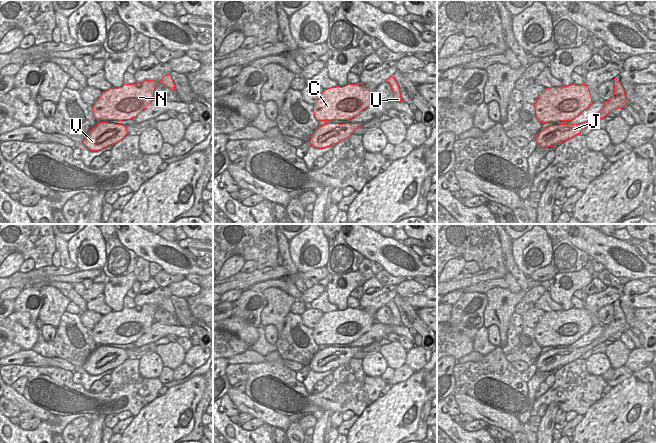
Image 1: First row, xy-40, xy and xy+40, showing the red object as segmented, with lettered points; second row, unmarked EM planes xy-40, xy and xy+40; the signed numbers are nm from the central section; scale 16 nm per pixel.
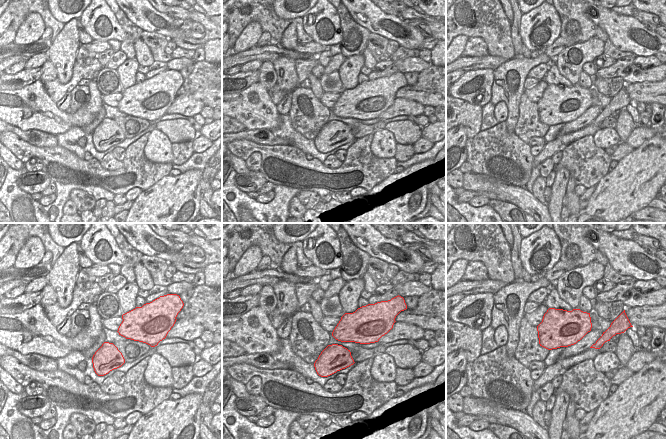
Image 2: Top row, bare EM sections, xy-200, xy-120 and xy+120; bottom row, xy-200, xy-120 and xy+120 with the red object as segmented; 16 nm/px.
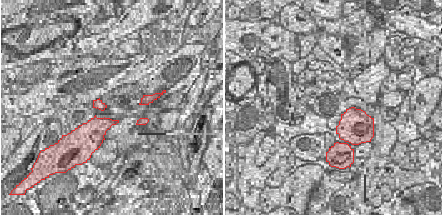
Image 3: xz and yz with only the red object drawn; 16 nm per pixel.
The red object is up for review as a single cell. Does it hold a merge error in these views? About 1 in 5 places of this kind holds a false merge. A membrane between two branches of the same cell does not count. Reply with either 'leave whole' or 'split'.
leave whole

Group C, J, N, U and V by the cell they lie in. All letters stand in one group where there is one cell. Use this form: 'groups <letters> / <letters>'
groups C J N U V

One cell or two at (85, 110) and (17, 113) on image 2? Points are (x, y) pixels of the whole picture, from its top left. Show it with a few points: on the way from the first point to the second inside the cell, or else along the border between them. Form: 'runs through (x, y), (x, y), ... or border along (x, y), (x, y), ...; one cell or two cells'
runs through (68, 118), (34, 116); one cell

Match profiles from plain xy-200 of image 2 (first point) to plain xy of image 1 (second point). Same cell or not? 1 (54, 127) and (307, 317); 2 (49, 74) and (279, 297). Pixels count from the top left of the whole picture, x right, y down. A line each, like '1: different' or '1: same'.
1: different
2: different

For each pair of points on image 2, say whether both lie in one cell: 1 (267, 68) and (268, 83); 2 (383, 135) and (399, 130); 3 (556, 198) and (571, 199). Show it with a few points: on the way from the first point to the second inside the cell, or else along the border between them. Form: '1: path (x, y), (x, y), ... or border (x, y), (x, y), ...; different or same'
1: path (267, 72), (265, 75), (266, 79); same
2: border (384, 128), (392, 133), (396, 142); different
3: border (565, 193), (562, 205); different

